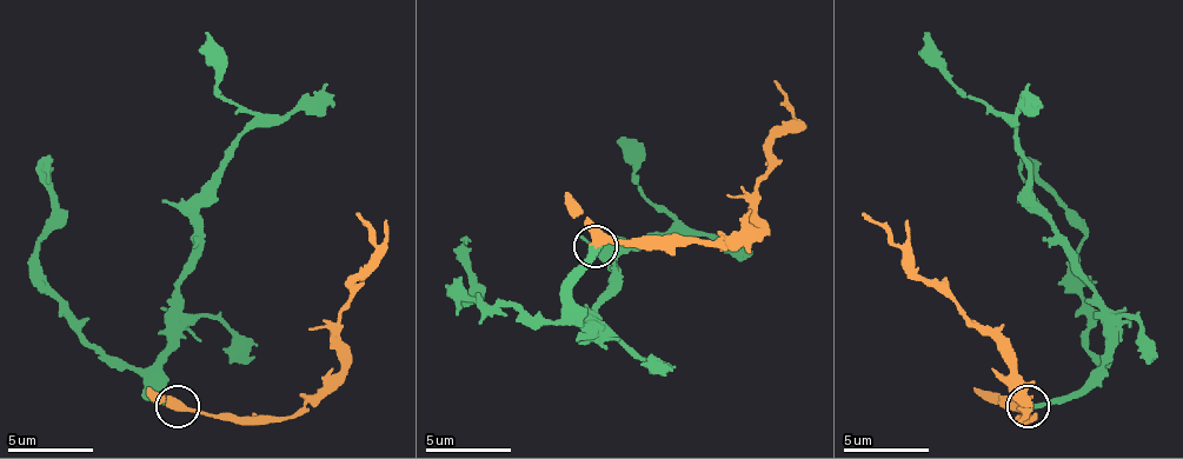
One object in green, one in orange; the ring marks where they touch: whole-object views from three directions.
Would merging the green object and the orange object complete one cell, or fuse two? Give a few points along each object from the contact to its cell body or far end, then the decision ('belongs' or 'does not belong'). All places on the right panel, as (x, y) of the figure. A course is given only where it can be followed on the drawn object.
green via (1029, 407), (1084, 386), (1107, 352), (1107, 308), (1034, 197), (1008, 119), (964, 93), (925, 33) | orange via (1029, 407), (1024, 420), (1021, 377), (1011, 356), (930, 287), (886, 231), (861, 214) | belongs

